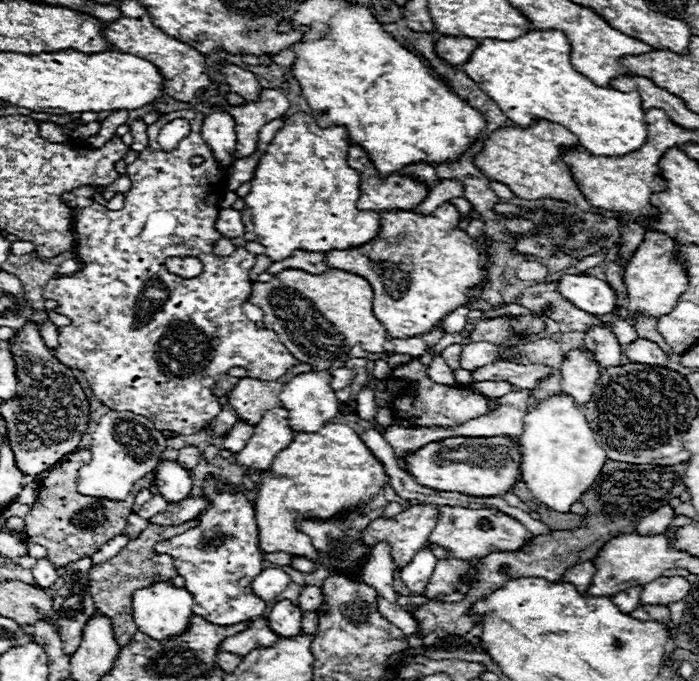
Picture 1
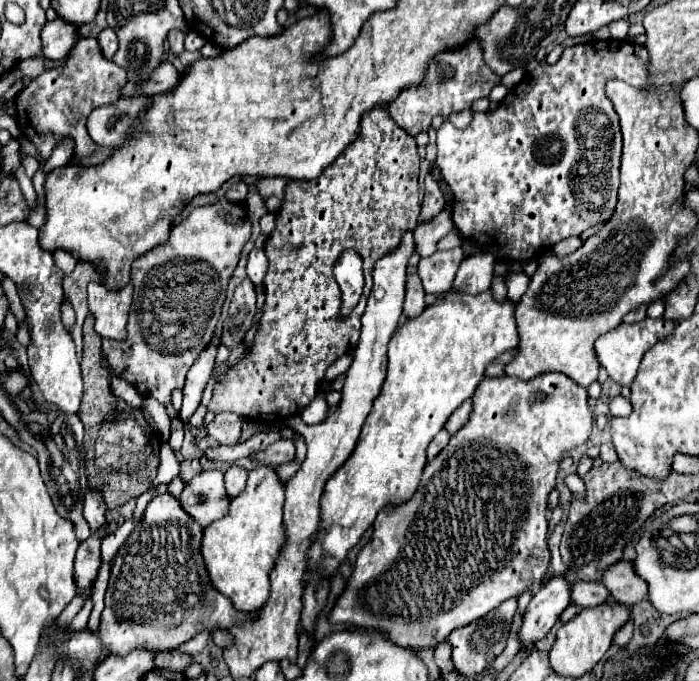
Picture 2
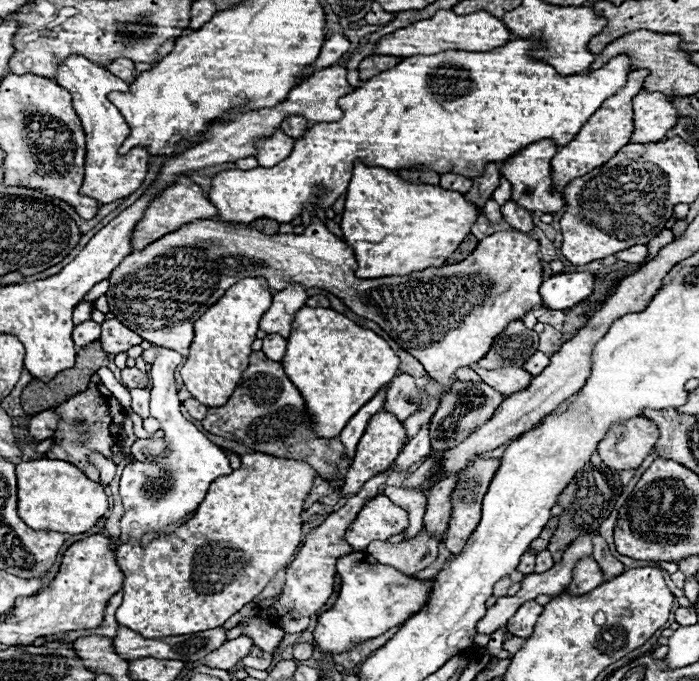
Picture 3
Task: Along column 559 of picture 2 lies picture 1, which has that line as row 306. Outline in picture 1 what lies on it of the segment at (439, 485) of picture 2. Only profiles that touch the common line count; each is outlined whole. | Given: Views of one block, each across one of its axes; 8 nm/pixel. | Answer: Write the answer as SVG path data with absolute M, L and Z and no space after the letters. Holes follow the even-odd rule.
M442 204L430 216L420 216L416 212L380 212L382 216L382 234L374 244L350 252L328 252L326 262L336 270L346 270L366 278L374 290L374 314L388 328L390 338L412 338L432 332L440 322L456 308L470 306L474 302L472 290L480 288L486 282L486 266L490 240L470 238L464 230L456 228L460 224L460 212L452 204Z

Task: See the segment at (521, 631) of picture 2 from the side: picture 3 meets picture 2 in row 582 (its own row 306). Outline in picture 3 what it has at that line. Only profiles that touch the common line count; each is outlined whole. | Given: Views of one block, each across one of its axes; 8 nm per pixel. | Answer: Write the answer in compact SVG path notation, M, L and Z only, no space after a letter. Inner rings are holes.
M590 272L554 274L540 286L542 306L548 310L568 310L592 294L596 276Z

